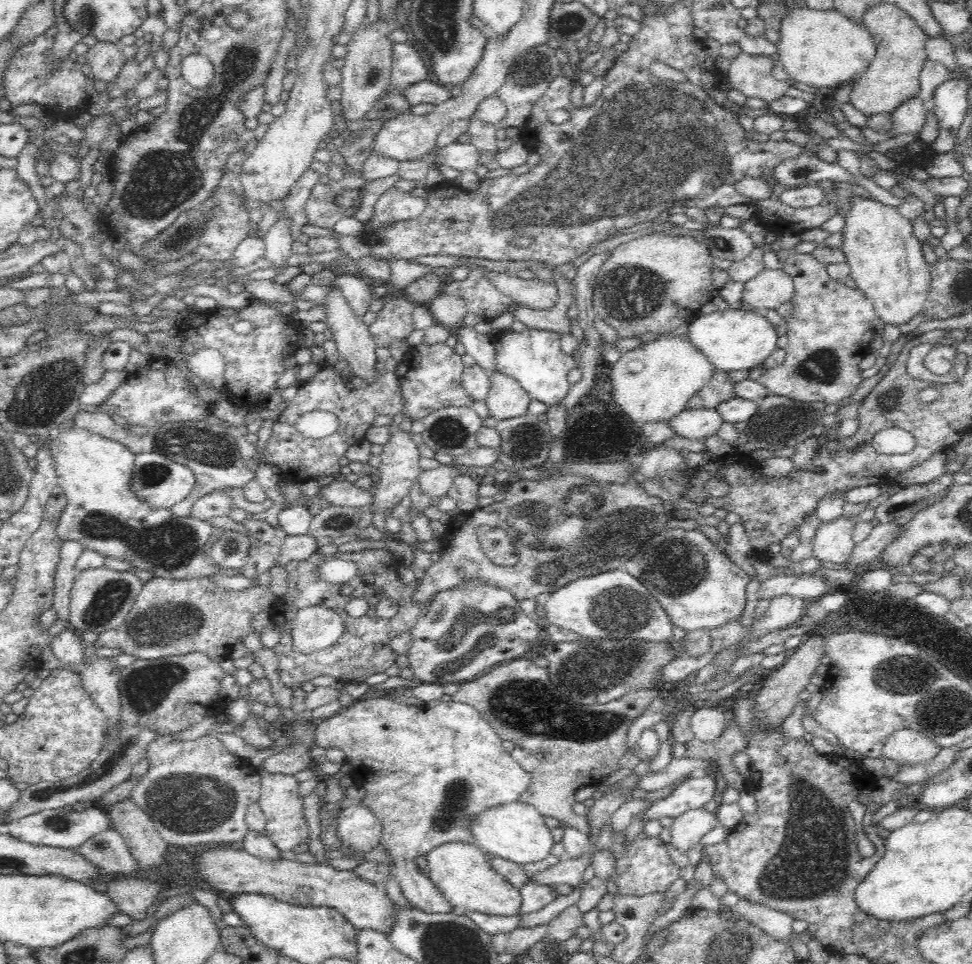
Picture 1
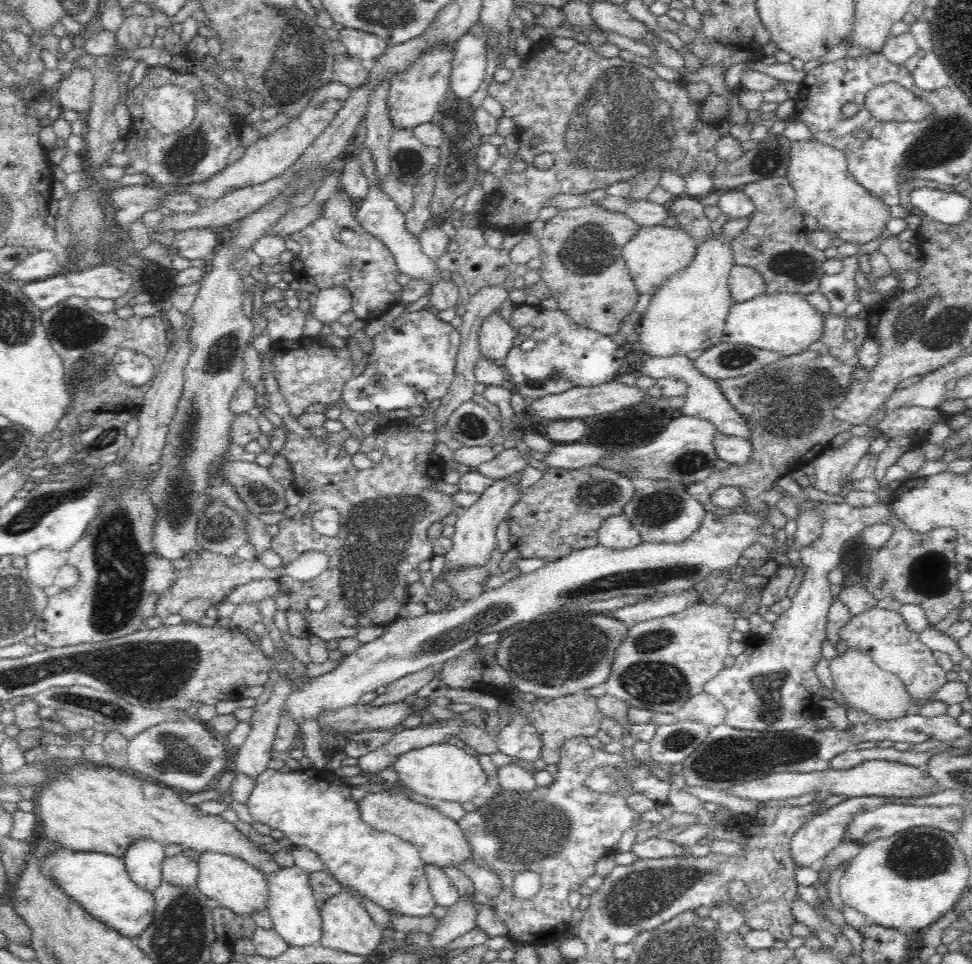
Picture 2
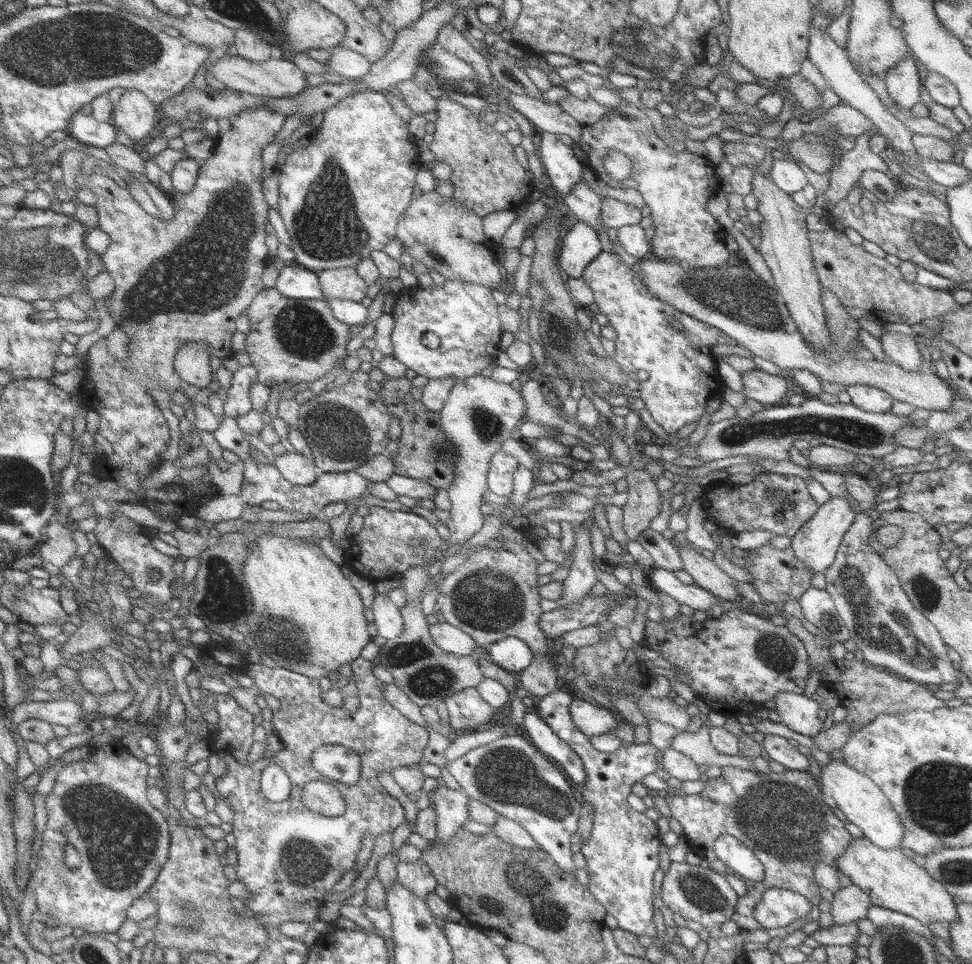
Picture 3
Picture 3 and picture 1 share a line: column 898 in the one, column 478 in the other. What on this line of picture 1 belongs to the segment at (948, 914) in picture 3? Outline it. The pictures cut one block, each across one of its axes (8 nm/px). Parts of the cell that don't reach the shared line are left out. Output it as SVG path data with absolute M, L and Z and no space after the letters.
M464 842L446 843L427 854L427 863L430 869L429 879L450 908L502 917L521 913L521 891L490 866L484 852L476 845Z

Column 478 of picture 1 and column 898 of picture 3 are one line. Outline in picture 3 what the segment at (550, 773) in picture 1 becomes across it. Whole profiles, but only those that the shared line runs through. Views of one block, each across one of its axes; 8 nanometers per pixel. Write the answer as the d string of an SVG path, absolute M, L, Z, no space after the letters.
M789 618L784 625L791 636L801 640L805 652L807 652L807 664L809 664L809 674L819 674L823 683L831 693L835 694L839 706L846 710L846 717L842 721L847 725L851 733L857 732L861 726L871 722L878 714L896 714L906 710L923 710L931 712L936 708L945 706L943 701L938 700L929 692L928 688L922 684L915 684L911 680L898 678L889 672L883 672L881 668L869 666L857 660L835 660L829 654L830 643L822 640L819 636L811 635L803 629L797 618Z

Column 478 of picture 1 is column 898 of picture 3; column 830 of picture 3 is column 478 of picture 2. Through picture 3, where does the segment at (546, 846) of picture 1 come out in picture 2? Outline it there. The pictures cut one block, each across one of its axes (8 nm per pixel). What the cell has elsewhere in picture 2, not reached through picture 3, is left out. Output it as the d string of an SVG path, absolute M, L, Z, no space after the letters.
M450 744L426 746L422 750L412 750L394 764L399 780L410 790L426 797L431 805L436 800L466 804L478 796L478 792L488 784L488 775L482 769L475 753Z

